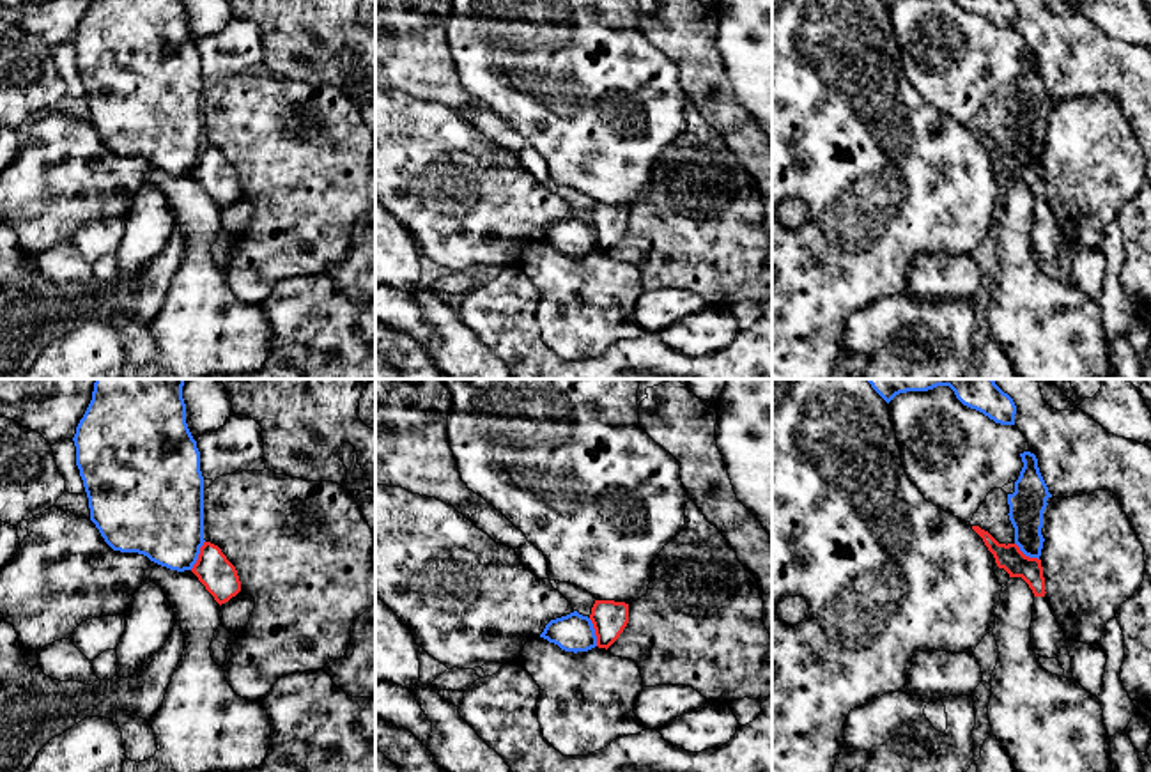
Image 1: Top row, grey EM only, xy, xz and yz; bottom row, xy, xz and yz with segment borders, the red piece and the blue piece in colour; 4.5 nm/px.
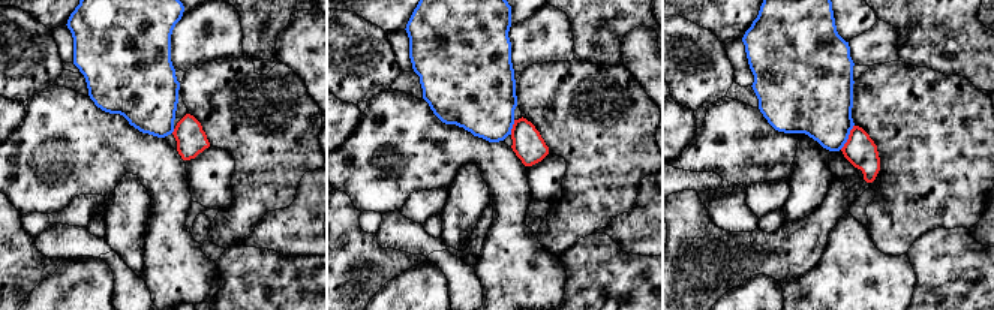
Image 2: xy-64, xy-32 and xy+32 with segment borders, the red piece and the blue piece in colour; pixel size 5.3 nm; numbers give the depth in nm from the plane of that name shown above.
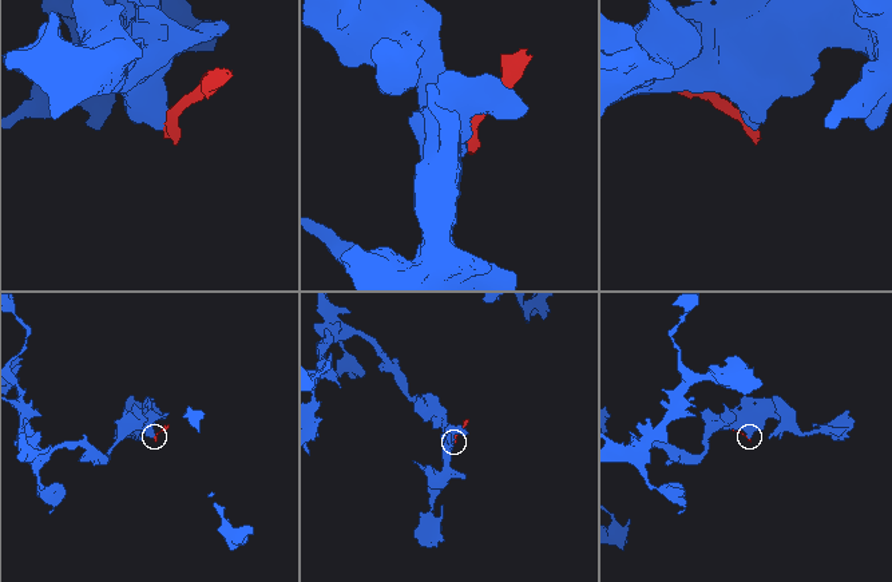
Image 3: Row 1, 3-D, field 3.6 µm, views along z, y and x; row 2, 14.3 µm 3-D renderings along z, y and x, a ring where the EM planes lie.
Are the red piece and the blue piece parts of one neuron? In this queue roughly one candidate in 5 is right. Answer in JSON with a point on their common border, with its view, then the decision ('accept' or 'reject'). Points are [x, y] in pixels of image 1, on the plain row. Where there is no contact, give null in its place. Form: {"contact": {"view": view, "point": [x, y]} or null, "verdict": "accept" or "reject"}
{"contact": {"view": "xy", "point": [199, 158]}, "verdict": "reject"}

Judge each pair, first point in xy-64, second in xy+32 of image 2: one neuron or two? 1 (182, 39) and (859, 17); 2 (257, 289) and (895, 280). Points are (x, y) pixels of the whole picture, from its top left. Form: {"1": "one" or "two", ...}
{"1": "two", "2": "two"}

